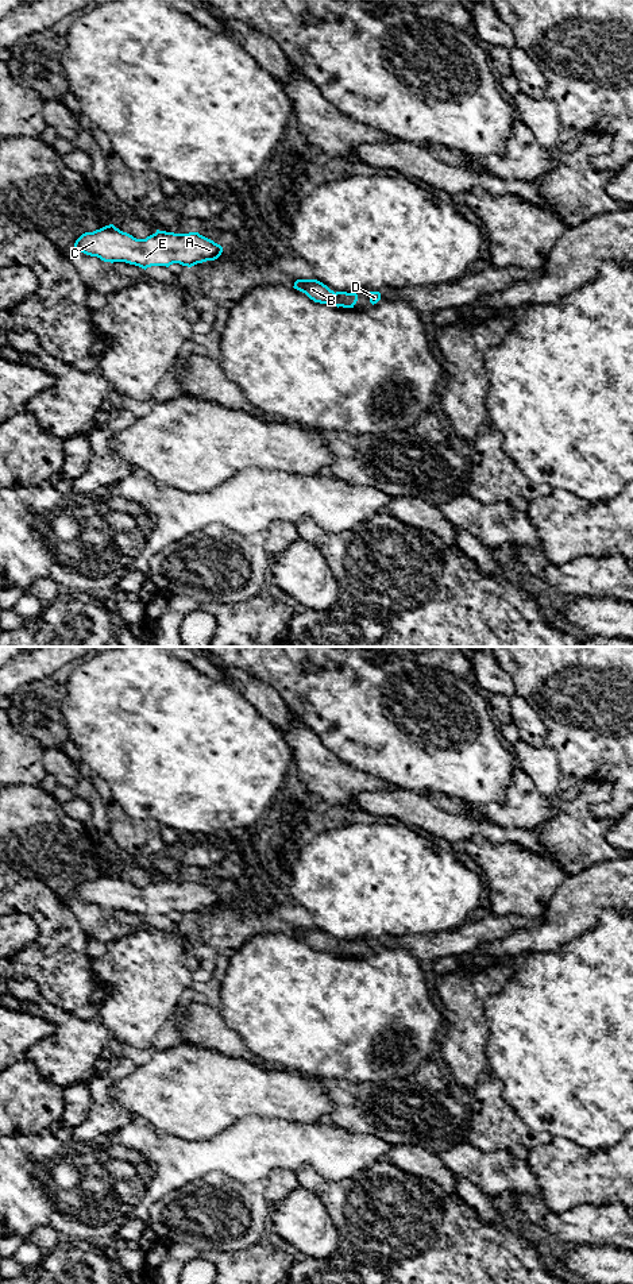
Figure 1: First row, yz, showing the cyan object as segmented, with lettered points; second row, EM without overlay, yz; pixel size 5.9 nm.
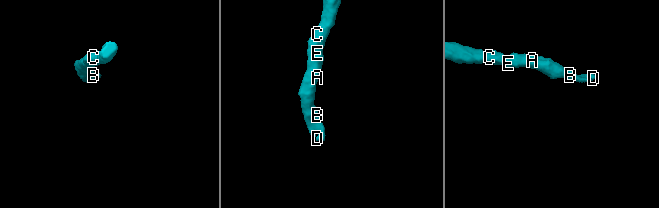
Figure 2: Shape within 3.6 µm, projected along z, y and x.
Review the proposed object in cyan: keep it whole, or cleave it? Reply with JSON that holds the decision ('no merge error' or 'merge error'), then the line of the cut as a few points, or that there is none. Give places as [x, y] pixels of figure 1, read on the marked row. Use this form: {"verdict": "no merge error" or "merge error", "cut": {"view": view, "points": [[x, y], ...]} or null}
{"verdict": "no merge error", "cut": null}

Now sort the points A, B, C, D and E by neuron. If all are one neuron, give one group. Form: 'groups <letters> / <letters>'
groups A B C D E

